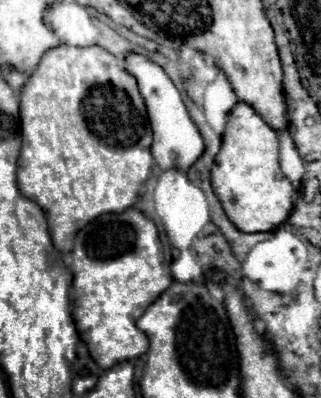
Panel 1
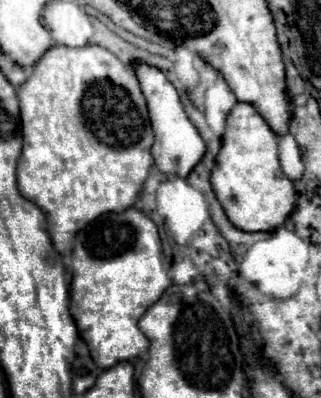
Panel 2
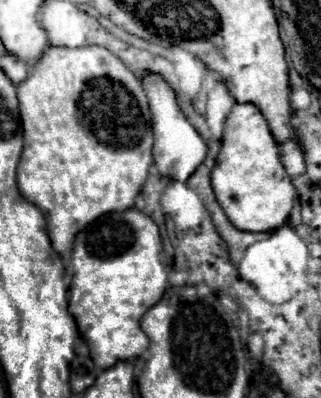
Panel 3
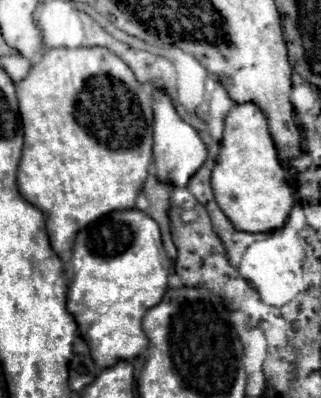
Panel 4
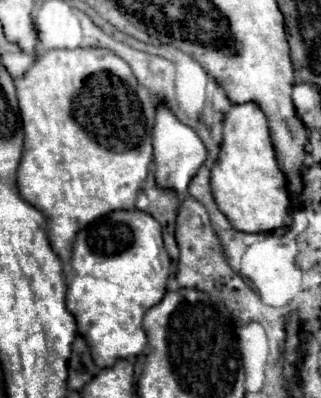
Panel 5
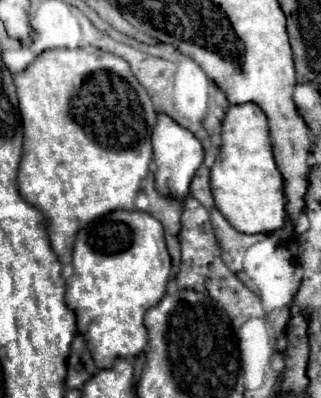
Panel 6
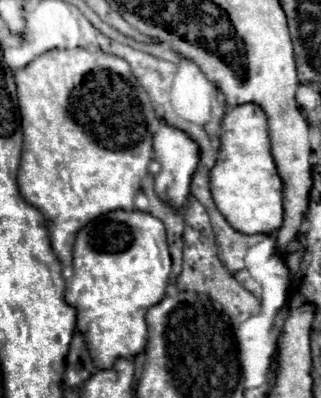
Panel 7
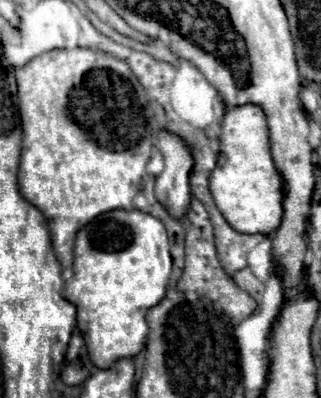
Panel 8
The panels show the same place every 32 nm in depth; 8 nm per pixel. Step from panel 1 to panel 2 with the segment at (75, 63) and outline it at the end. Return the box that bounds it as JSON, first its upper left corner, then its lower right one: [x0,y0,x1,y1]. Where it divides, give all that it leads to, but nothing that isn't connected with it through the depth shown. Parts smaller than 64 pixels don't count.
[18,46,154,256]

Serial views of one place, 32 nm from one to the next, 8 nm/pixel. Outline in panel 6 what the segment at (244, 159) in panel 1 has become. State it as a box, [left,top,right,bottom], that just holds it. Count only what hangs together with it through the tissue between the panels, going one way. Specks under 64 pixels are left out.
[212,104,284,234]

